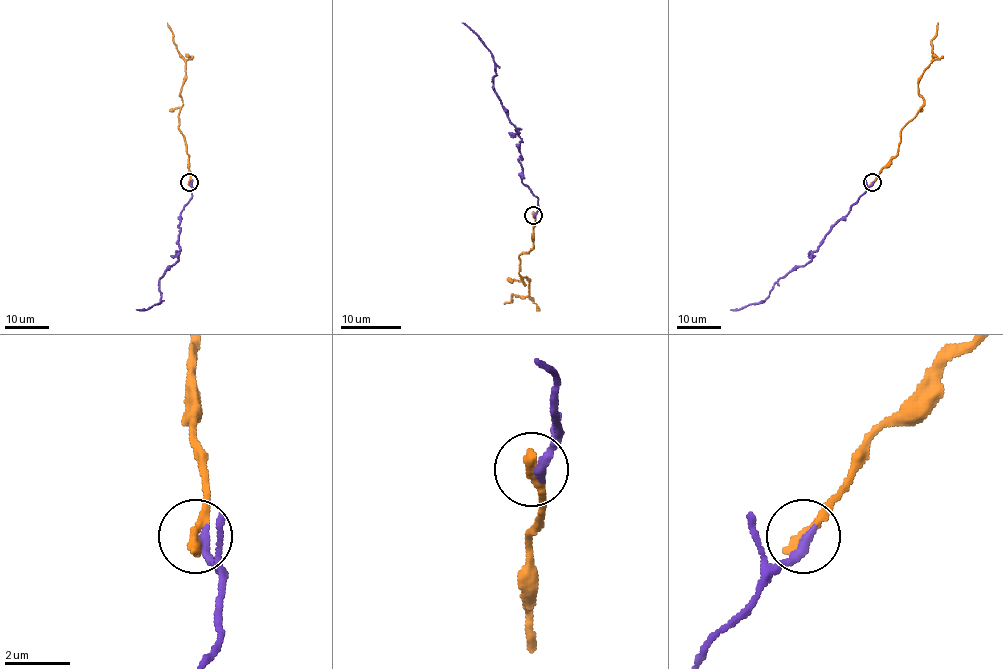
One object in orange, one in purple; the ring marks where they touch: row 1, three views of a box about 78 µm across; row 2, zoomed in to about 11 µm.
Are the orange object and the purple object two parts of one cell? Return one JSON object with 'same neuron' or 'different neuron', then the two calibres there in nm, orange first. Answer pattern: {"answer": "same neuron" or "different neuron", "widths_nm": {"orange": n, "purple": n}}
{"answer": "same neuron", "widths_nm": {"orange": 360, "purple": 320}}

